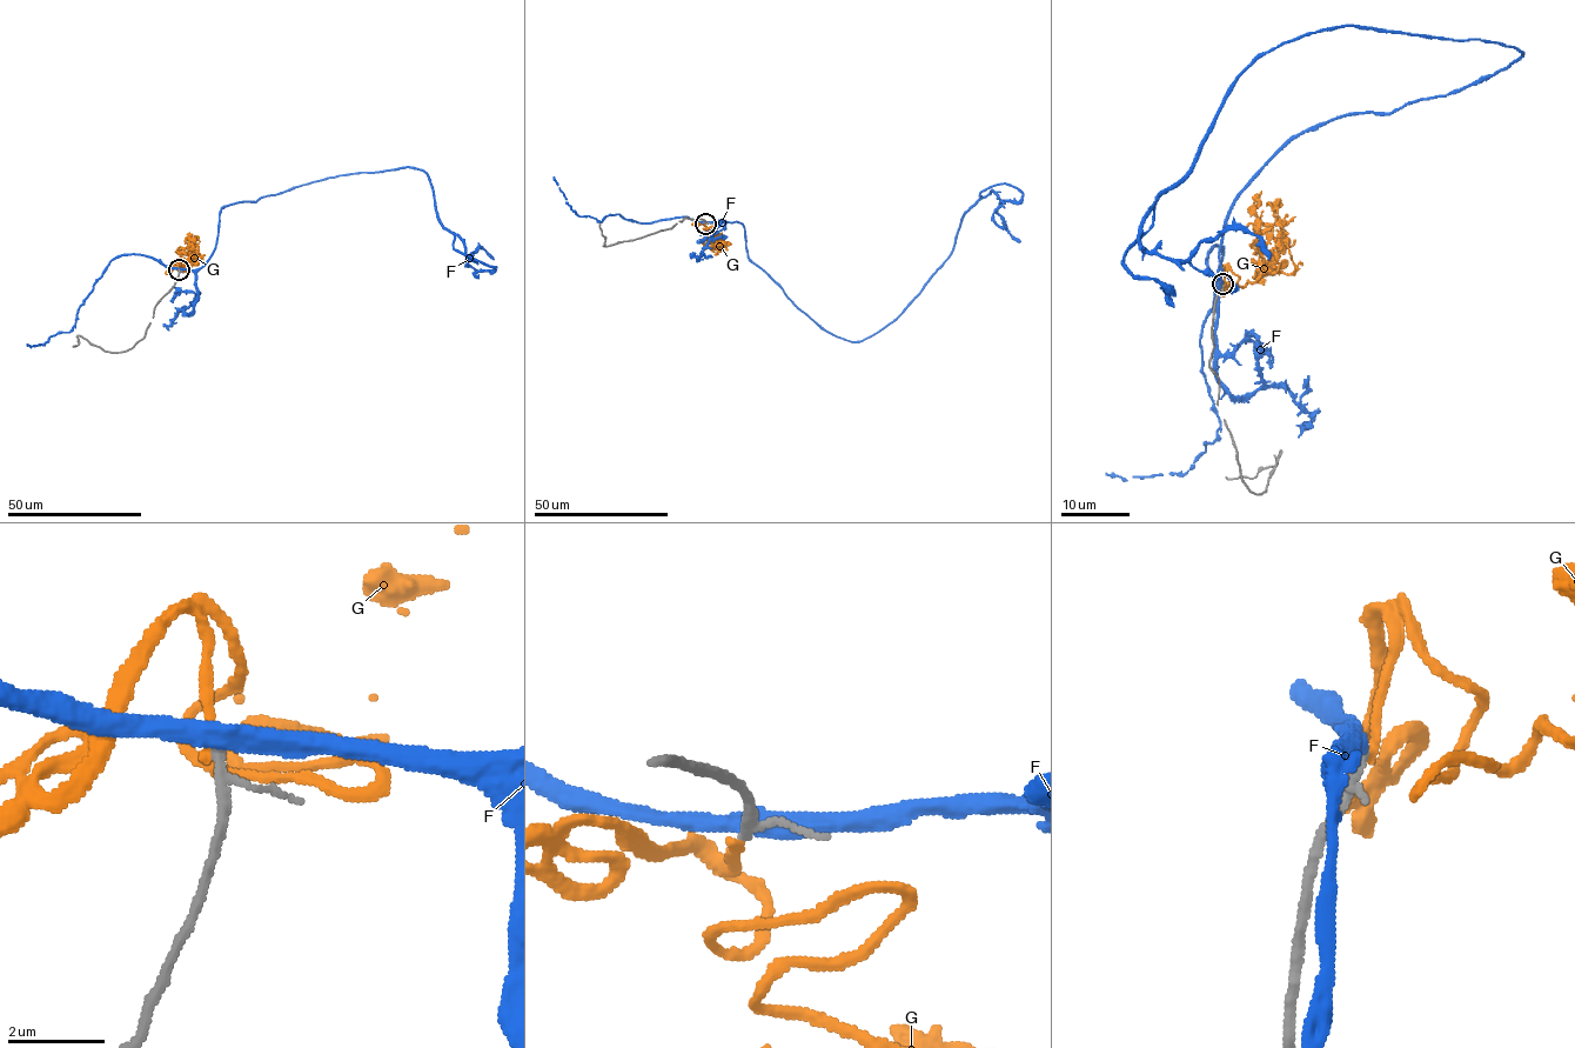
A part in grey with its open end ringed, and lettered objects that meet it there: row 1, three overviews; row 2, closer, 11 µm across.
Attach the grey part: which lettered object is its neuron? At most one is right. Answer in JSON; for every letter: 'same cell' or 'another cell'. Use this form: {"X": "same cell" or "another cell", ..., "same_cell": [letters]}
{"F": "another cell", "G": "another cell", "same_cell": []}

